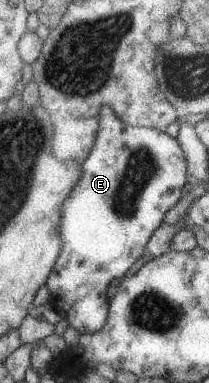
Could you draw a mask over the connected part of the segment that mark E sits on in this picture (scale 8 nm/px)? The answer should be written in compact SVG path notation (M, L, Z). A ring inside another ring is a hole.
M108 106L100 107L98 113L100 127L94 147L81 163L80 179L61 203L59 234L62 245L45 283L50 306L78 334L96 333L104 327L109 302L108 283L122 277L142 256L149 237L162 224L164 213L182 196L182 187L186 184L186 159L175 137L154 128L126 125Z

